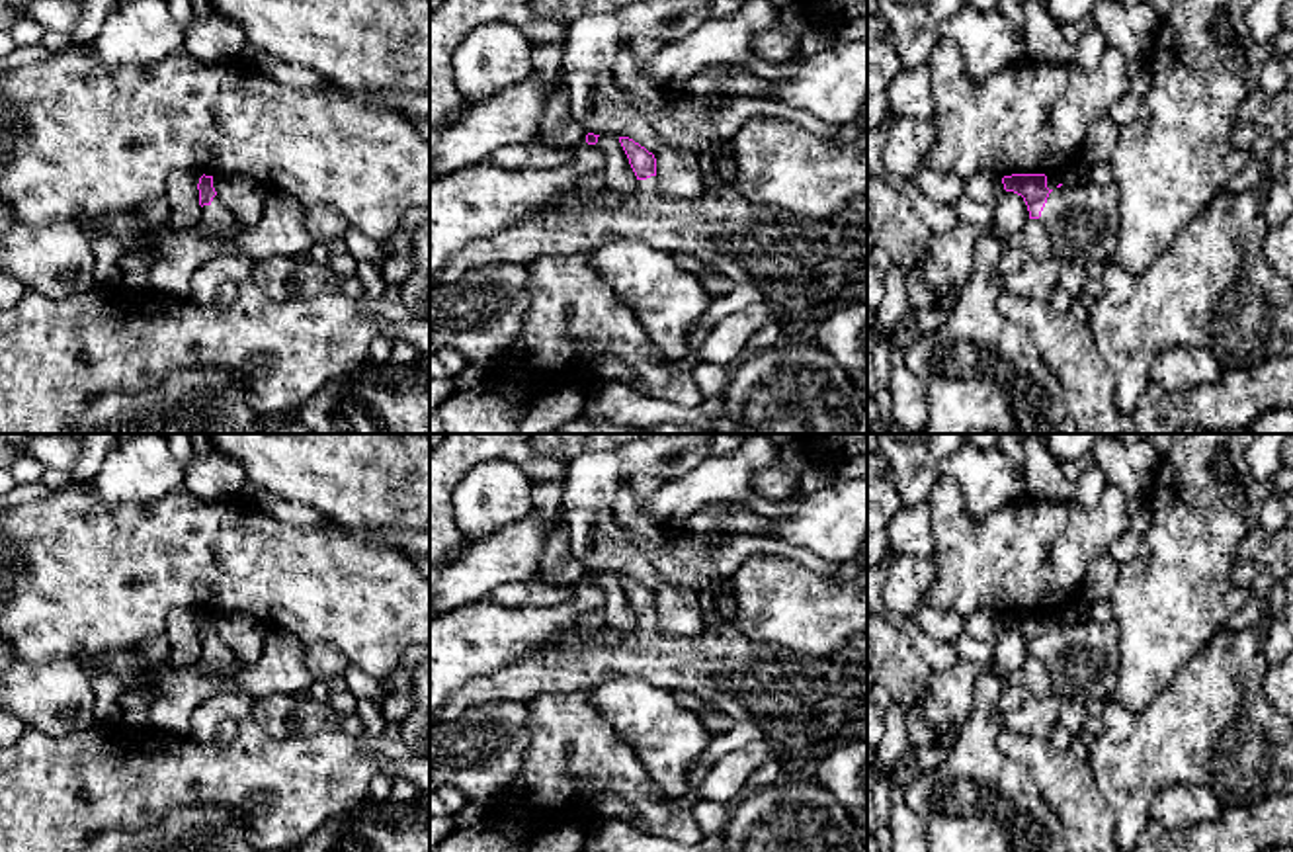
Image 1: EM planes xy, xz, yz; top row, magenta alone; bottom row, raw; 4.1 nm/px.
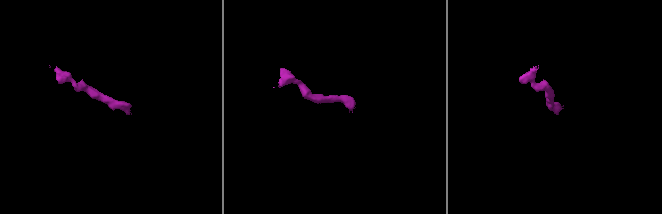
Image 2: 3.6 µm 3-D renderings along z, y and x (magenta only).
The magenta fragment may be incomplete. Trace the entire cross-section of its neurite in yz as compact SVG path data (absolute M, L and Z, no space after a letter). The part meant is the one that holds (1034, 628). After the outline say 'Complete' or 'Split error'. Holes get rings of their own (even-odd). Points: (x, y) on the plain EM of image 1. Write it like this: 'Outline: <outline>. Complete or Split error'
Outline: M1012 612L1002 616L1004 627L1023 635L1029 657L1039 657L1051 676L1053 692L1074 702L1105 700L1119 678L1115 621L1047 625L1045 612Z. Split error

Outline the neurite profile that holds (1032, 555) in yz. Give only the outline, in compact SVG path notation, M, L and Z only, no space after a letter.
M939 475L928 506L938 571L924 604L961 618L979 610L1059 614L1080 600L1088 565L1129 526L1129 496L1113 483L1094 508L1025 496L973 518L959 483Z

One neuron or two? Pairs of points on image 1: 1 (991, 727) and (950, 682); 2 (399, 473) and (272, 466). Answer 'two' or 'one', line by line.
1: two
2: one

